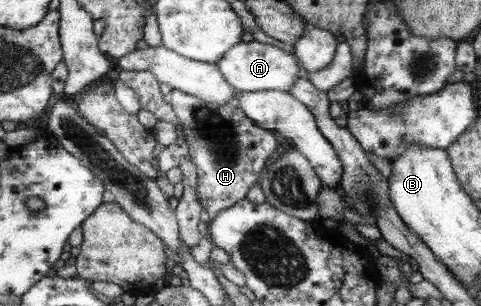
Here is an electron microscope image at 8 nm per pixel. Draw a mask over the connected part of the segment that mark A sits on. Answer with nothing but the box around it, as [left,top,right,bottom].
[218,42,306,92]

